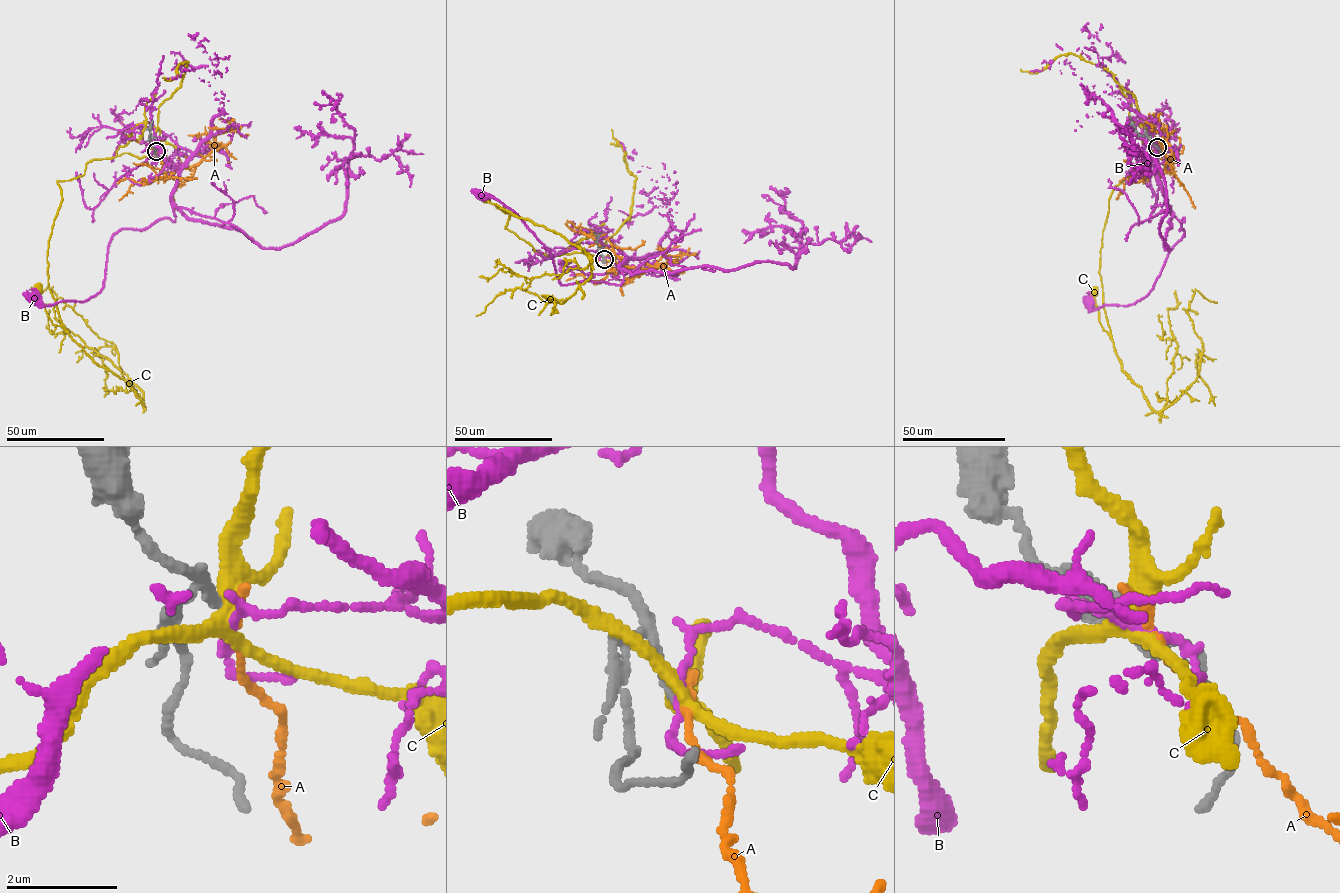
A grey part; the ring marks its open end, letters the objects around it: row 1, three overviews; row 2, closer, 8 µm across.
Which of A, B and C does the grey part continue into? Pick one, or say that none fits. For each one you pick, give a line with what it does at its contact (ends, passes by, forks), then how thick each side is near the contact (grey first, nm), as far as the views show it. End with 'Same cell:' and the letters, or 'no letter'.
Same cell: no letter

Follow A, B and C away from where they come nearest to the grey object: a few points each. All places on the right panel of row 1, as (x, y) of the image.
A: (1157, 147), (1168, 157), (1170, 170), (1160, 141), (1169, 134), (1153, 127), (1161, 114)
B: (1157, 147), (1145, 144), (1143, 159), (1169, 210), (1184, 218), (1184, 236), (1143, 297), (1088, 303)
C: (1157, 146), (1144, 171), (1109, 199), (1099, 269), (1110, 337), (1099, 320), (1094, 291)

